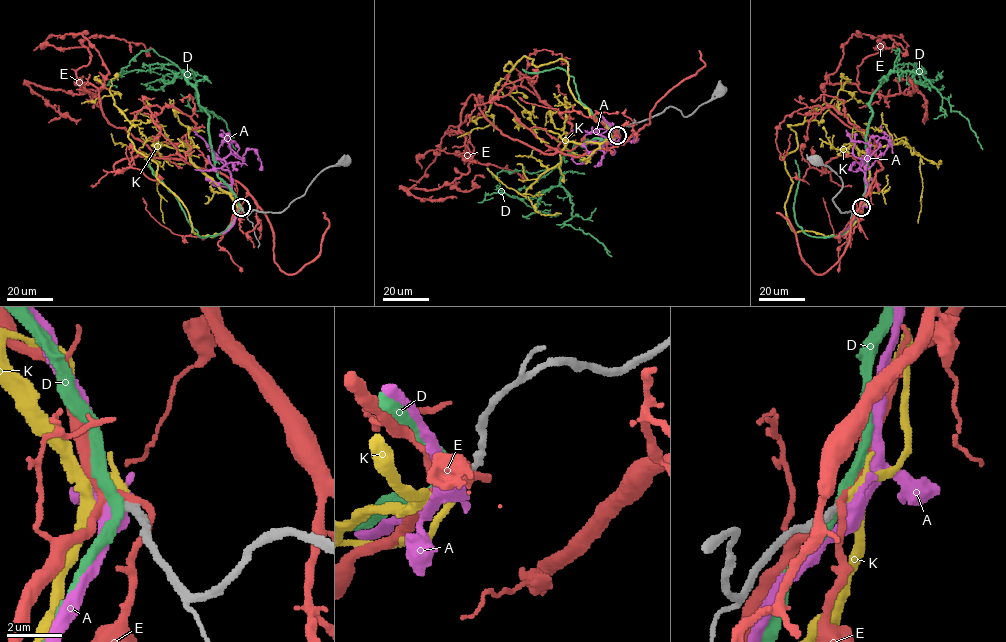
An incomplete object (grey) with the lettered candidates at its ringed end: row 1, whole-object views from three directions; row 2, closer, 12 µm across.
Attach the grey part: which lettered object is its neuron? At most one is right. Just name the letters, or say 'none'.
K

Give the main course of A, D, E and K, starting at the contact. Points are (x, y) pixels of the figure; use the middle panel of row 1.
A: (617, 135), (607, 141), (598, 134), (607, 143), (619, 138), (617, 130), (611, 126), (595, 130)
D: (617, 135), (574, 144), (559, 165), (560, 185), (572, 204), (572, 217), (564, 223), (595, 238), (611, 257)
E: (617, 135), (607, 149), (543, 153), (505, 135), (471, 95), (459, 127), (469, 171), (403, 187), (456, 197)
K: (617, 135), (607, 140), (576, 100), (565, 60), (524, 57), (504, 66), (490, 124), (457, 137)

